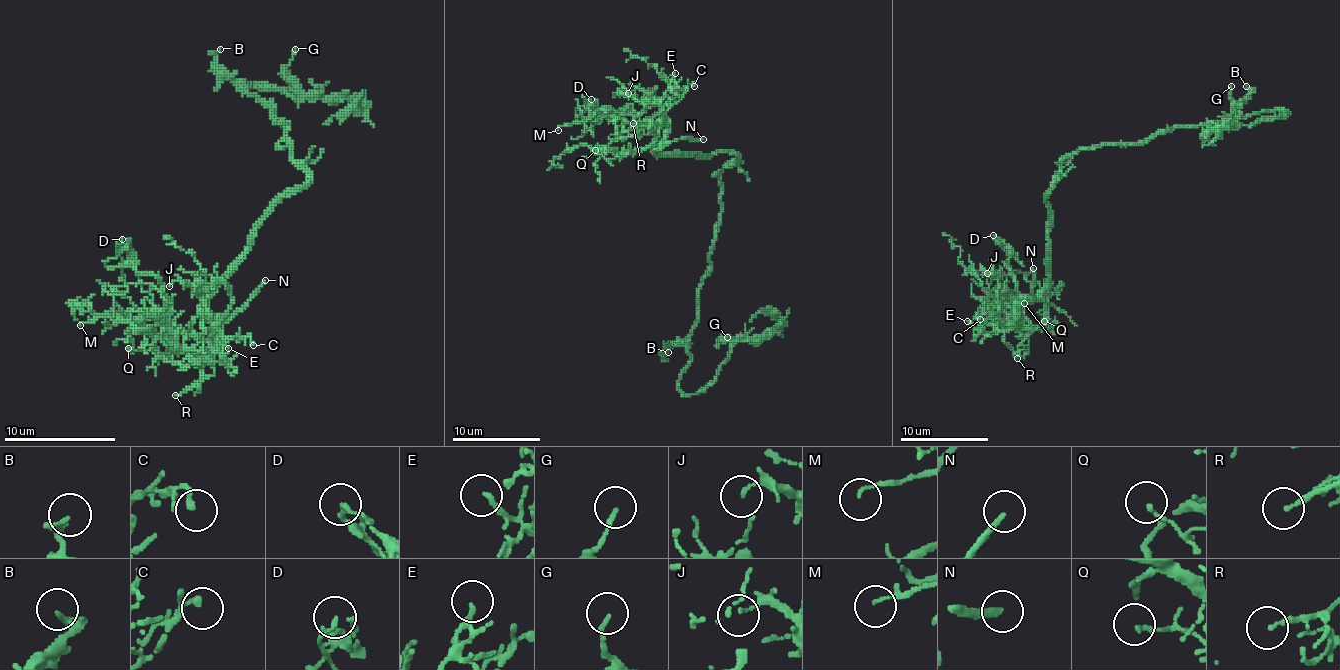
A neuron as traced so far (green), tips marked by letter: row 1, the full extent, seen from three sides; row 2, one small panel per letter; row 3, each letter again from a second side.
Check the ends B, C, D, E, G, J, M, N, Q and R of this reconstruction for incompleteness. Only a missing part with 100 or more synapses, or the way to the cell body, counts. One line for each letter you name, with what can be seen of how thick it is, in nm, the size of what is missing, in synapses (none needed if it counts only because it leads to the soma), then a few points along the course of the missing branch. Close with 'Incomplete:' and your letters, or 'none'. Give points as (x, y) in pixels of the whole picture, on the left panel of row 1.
N: 200 nm | (265, 280), (323, 213), (306, 183), (312, 166), (301, 144), (320, 141), (334, 160), (387, 197), (376, 213)
Incomplete: N

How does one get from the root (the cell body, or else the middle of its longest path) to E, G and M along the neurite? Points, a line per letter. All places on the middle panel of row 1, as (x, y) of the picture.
E: (721, 189), (721, 172), (736, 159), (732, 152), (661, 154), (657, 150), (666, 128), (661, 101), (675, 73)
G: (721, 189), (679, 381), (686, 394), (714, 379), (727, 337)
M: (721, 189), (721, 172), (736, 156), (661, 154), (666, 117), (657, 104), (617, 119), (598, 110), (558, 130)

